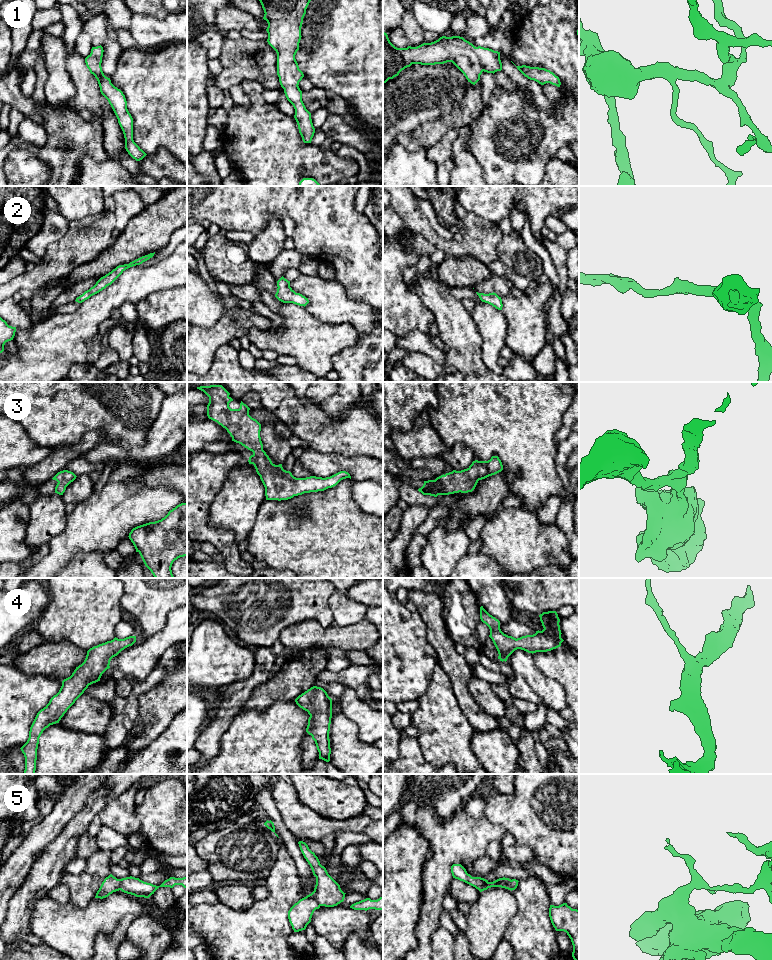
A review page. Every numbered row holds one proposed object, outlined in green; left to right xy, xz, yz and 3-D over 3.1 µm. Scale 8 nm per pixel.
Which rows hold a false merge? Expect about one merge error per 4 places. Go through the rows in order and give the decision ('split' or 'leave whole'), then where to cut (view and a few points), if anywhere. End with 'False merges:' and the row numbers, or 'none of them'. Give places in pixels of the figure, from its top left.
1: leave whole | no cut
2: leave whole | no cut
3: leave whole | no cut
4: leave whole | no cut
5: split | xz (310, 894), (320, 905)
False merges: 5

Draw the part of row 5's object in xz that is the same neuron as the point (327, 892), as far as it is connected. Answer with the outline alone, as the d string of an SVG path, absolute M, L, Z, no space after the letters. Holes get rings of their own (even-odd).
M299 841L298 844L316 877L316 885L311 893L313 898L320 906L325 907L334 907L343 902L346 893L341 890L340 885L328 874L326 868L320 864L318 857L305 842Z

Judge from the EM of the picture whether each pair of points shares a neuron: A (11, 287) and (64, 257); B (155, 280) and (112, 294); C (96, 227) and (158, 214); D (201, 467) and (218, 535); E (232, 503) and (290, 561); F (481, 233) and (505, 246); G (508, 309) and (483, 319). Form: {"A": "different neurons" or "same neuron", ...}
{"A": "same neuron", "B": "same neuron", "C": "different neurons", "D": "same neuron", "E": "different neurons", "F": "different neurons", "G": "different neurons"}

